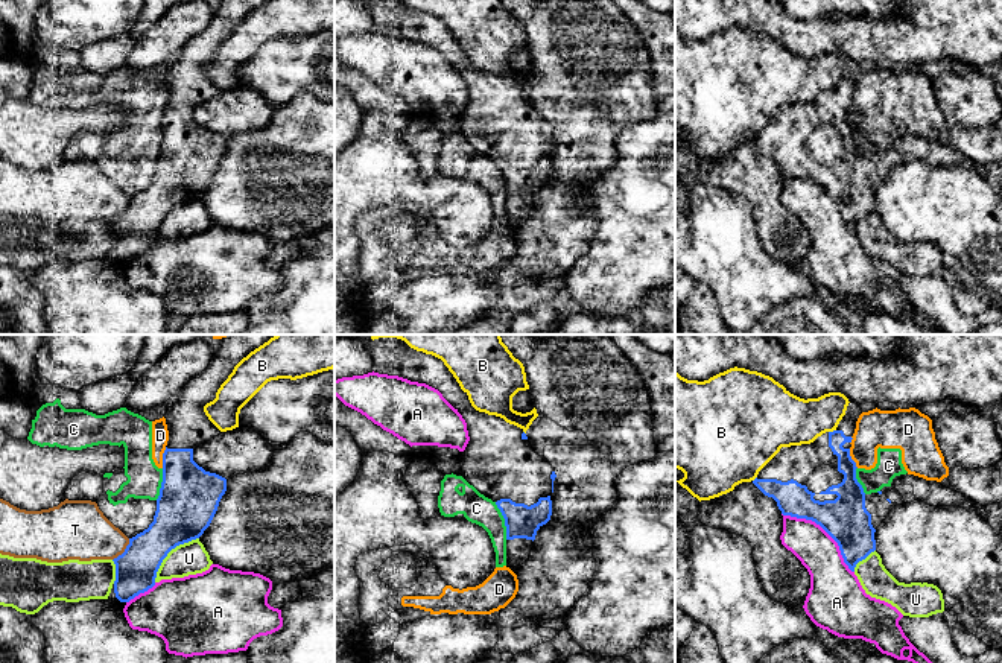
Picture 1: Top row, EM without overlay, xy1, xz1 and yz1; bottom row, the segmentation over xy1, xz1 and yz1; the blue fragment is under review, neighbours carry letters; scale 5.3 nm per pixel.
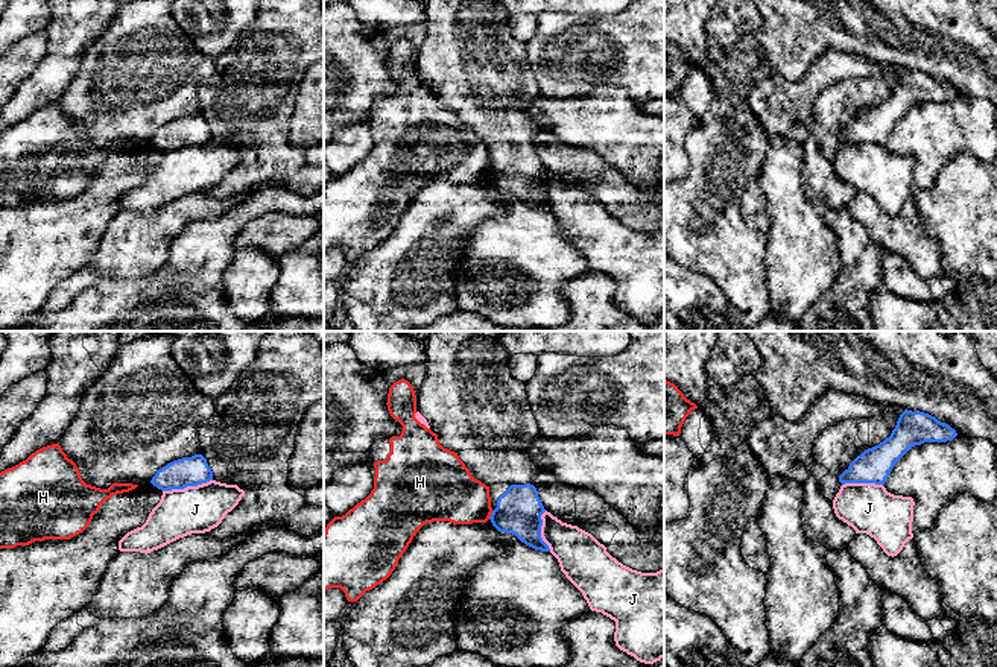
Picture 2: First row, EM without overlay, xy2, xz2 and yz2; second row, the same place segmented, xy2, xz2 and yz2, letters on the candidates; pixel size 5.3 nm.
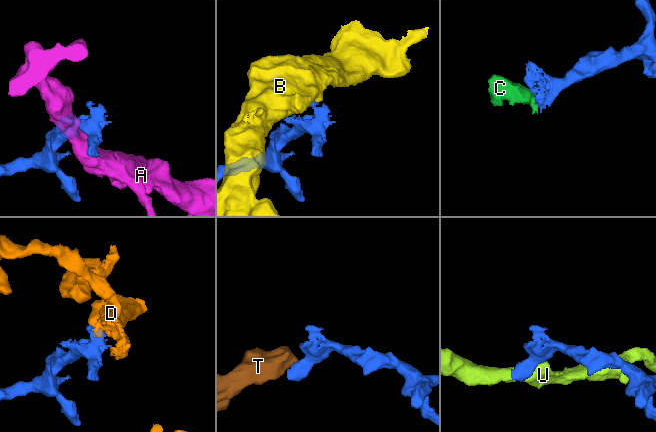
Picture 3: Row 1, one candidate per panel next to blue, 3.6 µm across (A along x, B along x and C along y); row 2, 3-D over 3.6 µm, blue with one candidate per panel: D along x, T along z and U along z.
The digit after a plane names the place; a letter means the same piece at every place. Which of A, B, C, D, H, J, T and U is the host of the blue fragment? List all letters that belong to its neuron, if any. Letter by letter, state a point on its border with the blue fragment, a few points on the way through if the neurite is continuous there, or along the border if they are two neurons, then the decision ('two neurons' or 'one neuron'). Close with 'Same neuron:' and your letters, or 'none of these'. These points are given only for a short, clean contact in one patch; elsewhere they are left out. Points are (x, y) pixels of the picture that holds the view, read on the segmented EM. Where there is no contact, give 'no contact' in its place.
A: meets blue in yz1 at (824, 529); two neurons
B: meets blue in yz1 at (833, 431); two neurons
C: meets blue in xz1 at (505, 520); border along xz1 (494, 502), (504, 519), (507, 539); two neurons
D: meets blue in xy1 at (163, 458); border along xy1 (166, 447), (161, 456), (161, 467); two neurons
H: meets blue in xz2 at (491, 515); border along xz2 (493, 511), (488, 518); two neurons
J: meets blue in xy2 at (187, 485); border along xy2 (212, 479), (163, 491); two neurons
T: meets blue in xy1 at (125, 551); border along xy1 (130, 539), (125, 549), (113, 560); two neurons
U: meets blue in xy1 at (169, 551); two neurons
Same neuron: none of these

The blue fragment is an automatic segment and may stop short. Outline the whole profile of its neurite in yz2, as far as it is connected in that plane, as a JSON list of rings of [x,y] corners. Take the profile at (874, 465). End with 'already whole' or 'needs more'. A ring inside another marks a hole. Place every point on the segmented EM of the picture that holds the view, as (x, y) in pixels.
[[[904,410],[891,436],[878,445],[865,450],[839,476],[845,483],[885,485],[894,465],[915,445],[924,442],[947,442],[957,433],[948,424],[924,412]]]; already whole

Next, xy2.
[[[202,454],[173,460],[157,471],[150,483],[161,491],[184,489],[213,480],[213,471]]]; already whole

